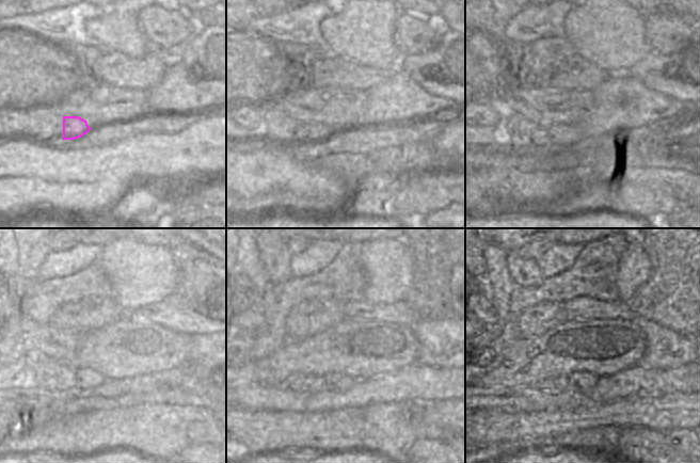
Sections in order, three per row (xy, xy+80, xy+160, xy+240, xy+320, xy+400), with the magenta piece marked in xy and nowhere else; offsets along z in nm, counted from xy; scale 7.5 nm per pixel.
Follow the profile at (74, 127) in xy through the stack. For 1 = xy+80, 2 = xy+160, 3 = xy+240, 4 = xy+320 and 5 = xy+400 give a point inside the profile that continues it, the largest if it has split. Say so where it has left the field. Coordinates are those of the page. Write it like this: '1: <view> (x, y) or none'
1: xy+80 (315, 132)
2: xy+160 (558, 134)
3: xy+240 (85, 378)
4: xy+320 (334, 381)
5: xy+400 (577, 381)

